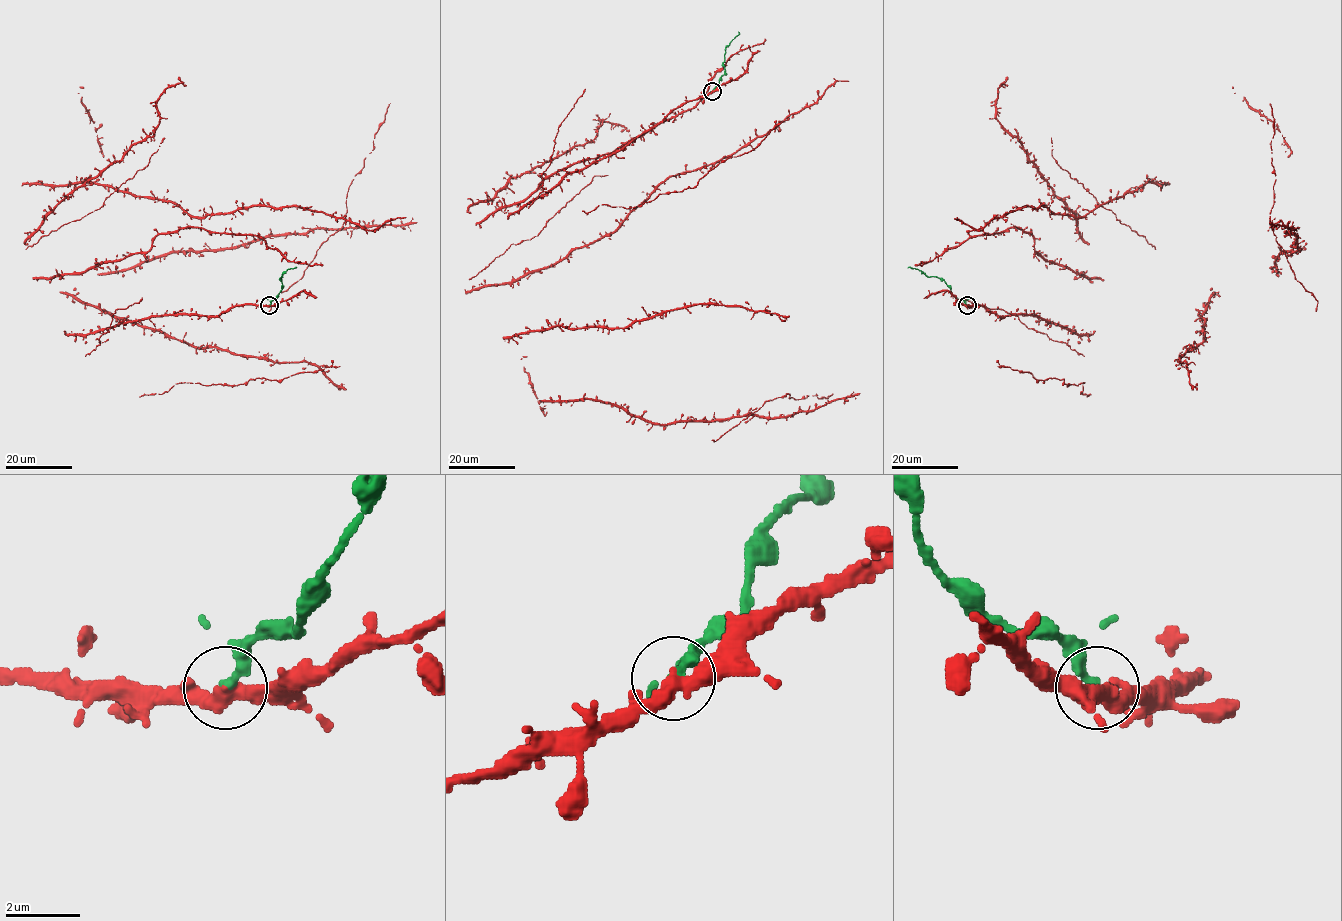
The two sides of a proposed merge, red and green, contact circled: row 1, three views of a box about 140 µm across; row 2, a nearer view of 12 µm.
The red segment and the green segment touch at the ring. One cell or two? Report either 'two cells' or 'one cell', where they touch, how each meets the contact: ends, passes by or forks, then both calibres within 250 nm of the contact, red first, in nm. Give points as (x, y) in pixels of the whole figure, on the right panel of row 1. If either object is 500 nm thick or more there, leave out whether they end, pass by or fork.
two cells | (967, 305) | red passes by | green ends | 400/280 nm

